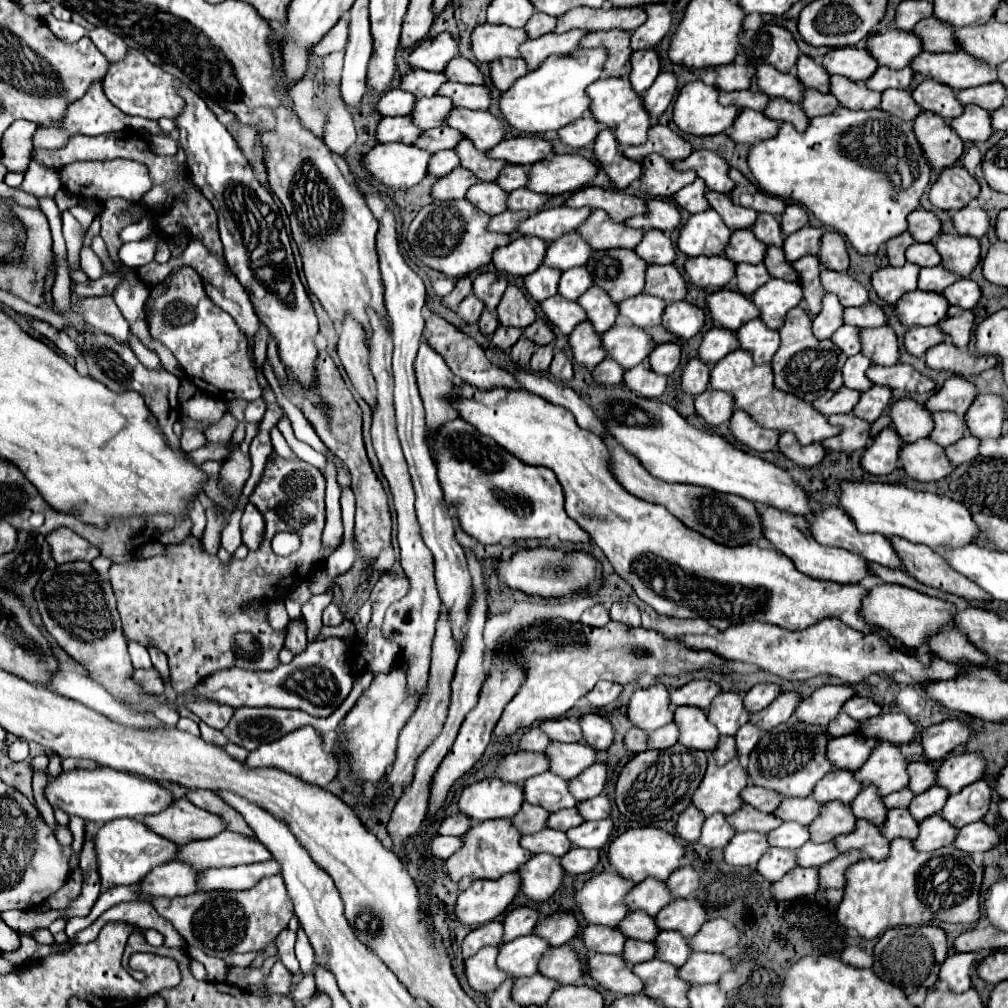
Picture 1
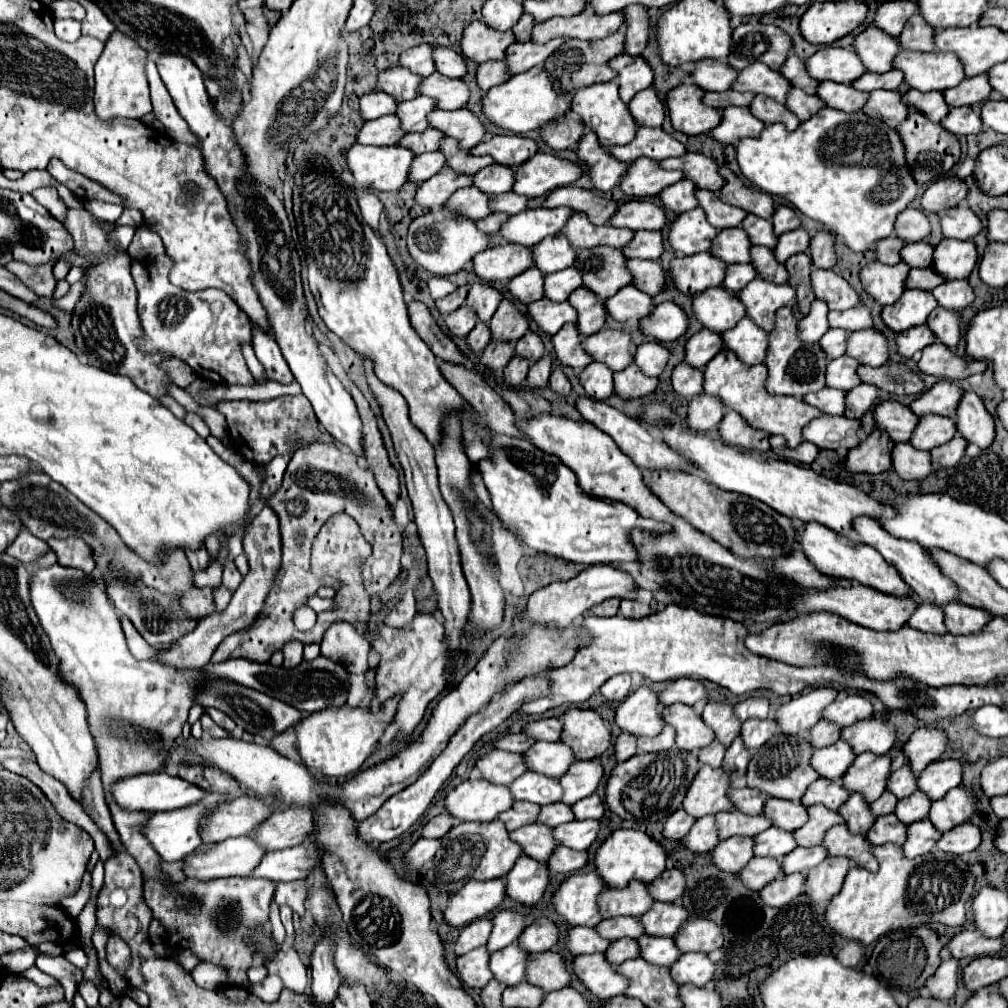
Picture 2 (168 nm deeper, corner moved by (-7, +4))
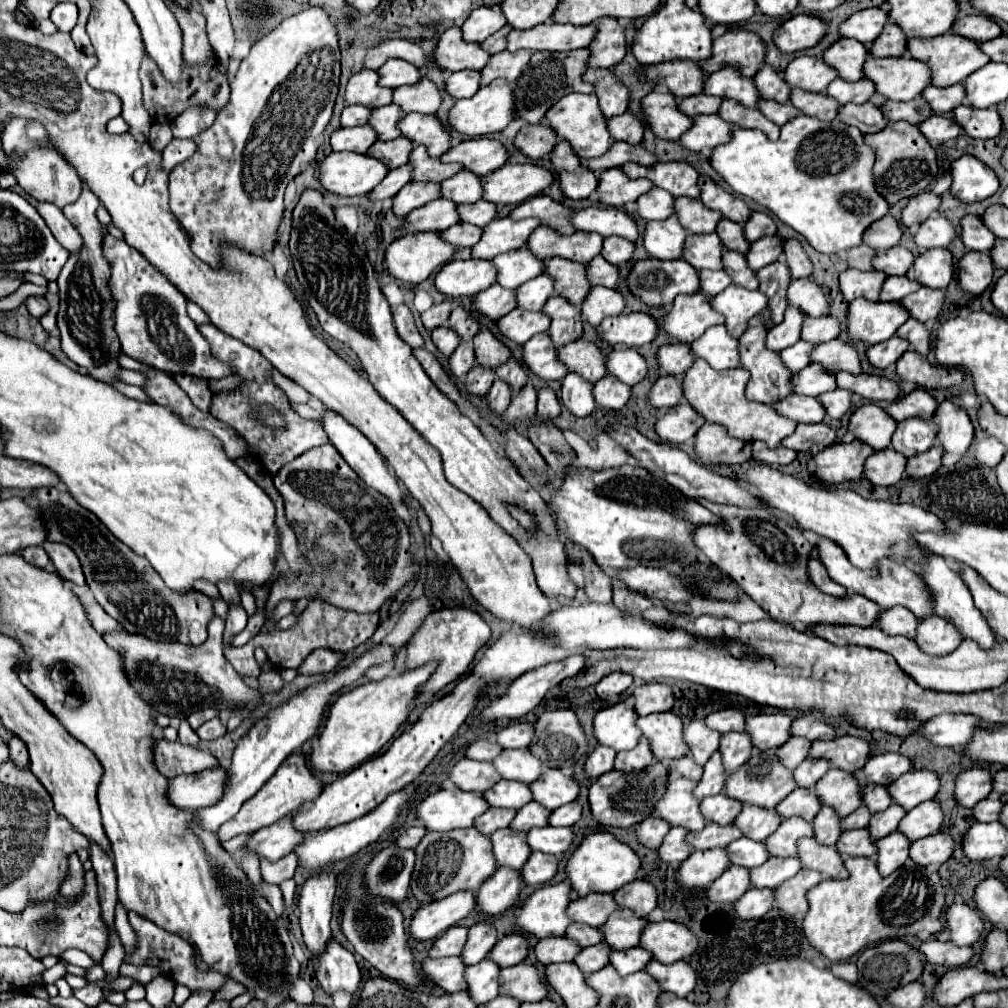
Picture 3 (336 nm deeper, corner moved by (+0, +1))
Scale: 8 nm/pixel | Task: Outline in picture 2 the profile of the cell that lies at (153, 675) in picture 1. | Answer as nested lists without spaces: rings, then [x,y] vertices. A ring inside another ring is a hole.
[[[264,506],[252,518],[248,528],[244,530],[244,552],[248,556],[250,572],[242,580],[238,590],[234,592],[228,608],[222,612],[216,612],[204,620],[198,620],[198,624],[192,632],[188,632],[176,644],[172,644],[172,648],[168,648],[168,650],[160,652],[160,656],[156,656],[156,660],[160,664],[174,666],[178,670],[204,668],[208,664],[212,652],[216,650],[216,644],[220,644],[220,640],[224,640],[224,636],[228,636],[230,632],[238,632],[240,628],[244,628],[244,624],[248,624],[248,620],[252,620],[252,616],[256,616],[256,612],[260,612],[260,608],[264,604],[264,596],[268,594],[268,584],[272,584],[272,576],[276,574],[276,568],[280,566],[280,528],[278,528],[278,520],[276,520],[276,514],[272,512],[272,508]]]

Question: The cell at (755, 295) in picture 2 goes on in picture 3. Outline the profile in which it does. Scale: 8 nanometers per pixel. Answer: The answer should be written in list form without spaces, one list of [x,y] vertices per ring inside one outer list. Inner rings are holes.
[[[729,285],[719,295],[711,297],[711,307],[725,317],[725,329],[731,337],[739,339],[745,331],[745,323],[765,309],[765,295],[761,291],[747,291],[737,285]]]

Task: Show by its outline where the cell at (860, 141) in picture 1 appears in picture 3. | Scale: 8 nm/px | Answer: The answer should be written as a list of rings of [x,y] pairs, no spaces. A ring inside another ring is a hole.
[[[797,115],[781,127],[777,141],[765,139],[761,131],[735,129],[729,143],[713,149],[709,163],[737,195],[753,199],[755,203],[769,209],[785,225],[803,235],[819,253],[831,255],[861,245],[865,227],[889,213],[889,203],[885,203],[877,189],[873,189],[873,151],[865,147],[863,135],[857,131],[857,127],[849,127],[839,119],[819,121],[807,115]]]

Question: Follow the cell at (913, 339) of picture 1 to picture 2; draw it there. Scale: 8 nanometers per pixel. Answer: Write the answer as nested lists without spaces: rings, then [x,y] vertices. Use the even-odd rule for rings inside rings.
[[[924,324],[924,326],[914,326],[912,330],[900,332],[896,338],[898,344],[898,354],[912,358],[916,352],[922,352],[928,344],[936,342],[936,336],[932,334],[932,330]]]

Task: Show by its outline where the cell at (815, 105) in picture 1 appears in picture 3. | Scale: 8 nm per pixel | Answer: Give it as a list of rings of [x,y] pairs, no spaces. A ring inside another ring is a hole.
[[[761,99],[761,103],[757,103],[757,109],[773,123],[777,125],[785,125],[787,121],[791,121],[793,117],[797,117],[797,109],[791,103],[775,103],[775,101],[765,101]]]

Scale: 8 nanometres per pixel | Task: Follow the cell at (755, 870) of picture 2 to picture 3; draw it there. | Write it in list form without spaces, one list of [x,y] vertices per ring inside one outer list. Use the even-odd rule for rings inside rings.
[[[729,867],[707,889],[709,901],[735,903],[749,889],[749,871],[745,867]]]

